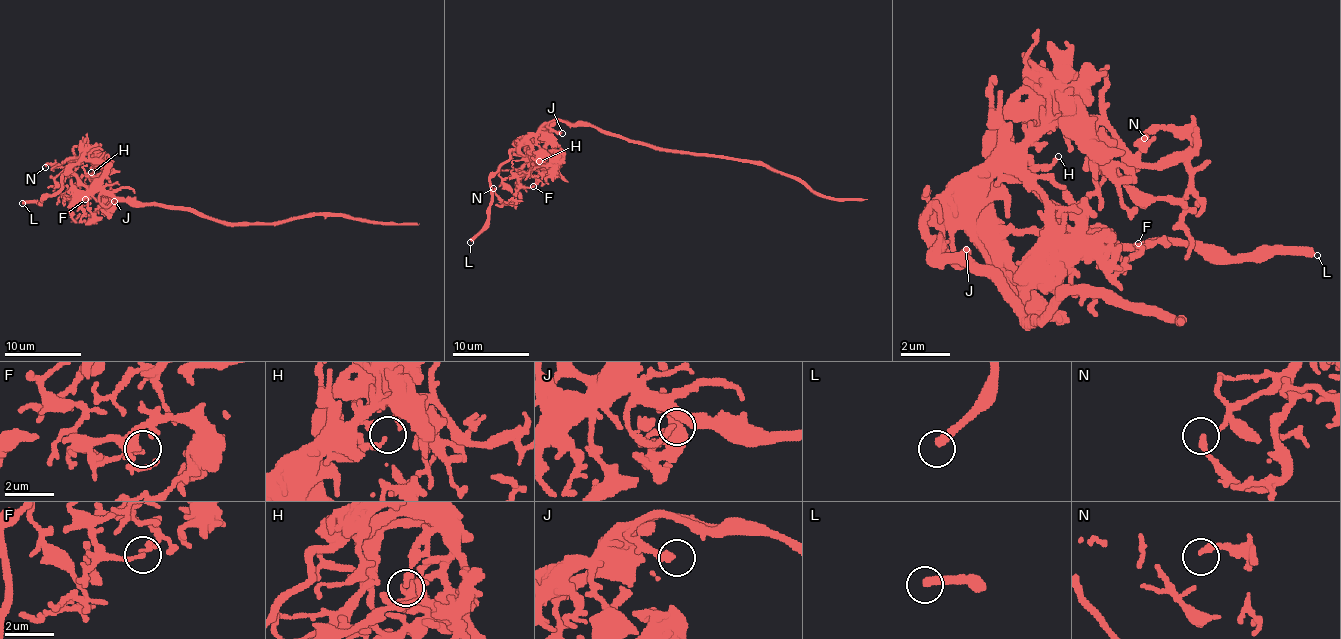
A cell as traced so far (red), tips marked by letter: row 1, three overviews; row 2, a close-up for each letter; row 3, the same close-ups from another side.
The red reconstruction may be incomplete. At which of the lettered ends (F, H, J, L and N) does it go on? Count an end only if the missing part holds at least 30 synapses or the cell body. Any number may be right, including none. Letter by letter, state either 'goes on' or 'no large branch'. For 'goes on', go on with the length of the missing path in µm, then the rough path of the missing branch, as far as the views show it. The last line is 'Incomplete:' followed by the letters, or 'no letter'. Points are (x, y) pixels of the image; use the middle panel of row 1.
F: no large branch
H: no large branch
J: no large branch
L: goes on; about 15 µm are missing; missing branch runs (470, 242), (459, 249), (451, 264), (455, 270), (453, 264), (461, 263)
N: no large branch
Incomplete: L

